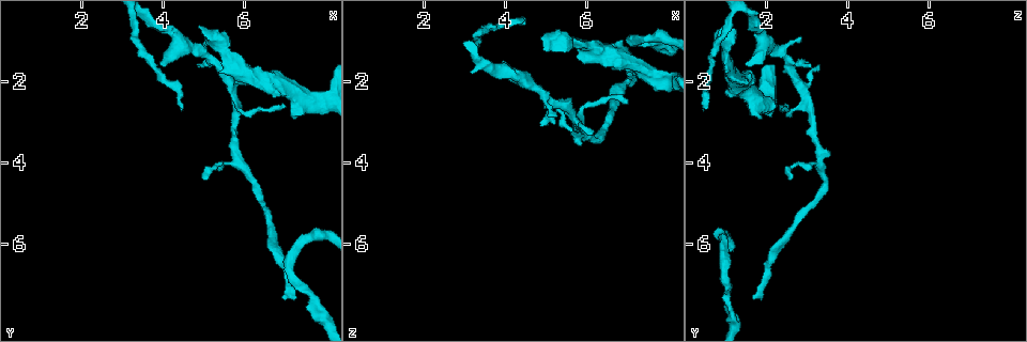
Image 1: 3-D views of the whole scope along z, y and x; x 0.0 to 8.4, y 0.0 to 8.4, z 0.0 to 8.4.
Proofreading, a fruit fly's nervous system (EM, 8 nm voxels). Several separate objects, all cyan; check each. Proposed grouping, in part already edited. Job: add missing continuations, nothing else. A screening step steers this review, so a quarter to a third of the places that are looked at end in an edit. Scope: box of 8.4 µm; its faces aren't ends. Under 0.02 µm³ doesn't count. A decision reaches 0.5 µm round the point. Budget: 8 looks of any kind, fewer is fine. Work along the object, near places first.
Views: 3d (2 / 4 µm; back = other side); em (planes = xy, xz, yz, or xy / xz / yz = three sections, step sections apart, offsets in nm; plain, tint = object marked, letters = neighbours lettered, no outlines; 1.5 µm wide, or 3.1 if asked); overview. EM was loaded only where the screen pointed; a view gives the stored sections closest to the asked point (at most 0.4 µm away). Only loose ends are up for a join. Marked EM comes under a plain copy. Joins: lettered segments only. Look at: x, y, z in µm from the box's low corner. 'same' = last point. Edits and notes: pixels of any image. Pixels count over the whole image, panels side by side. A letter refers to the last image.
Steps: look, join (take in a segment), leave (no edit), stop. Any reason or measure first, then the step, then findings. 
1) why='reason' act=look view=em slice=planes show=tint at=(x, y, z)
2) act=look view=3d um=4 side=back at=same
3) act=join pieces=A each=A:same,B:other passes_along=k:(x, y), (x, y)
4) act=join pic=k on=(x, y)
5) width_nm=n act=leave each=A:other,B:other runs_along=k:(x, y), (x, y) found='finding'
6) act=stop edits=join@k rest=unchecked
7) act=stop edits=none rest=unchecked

why='free end' act=look view=3d um=2 at=(3.95, 1.55, 1.50)

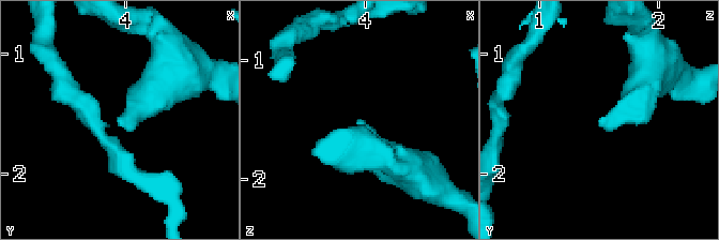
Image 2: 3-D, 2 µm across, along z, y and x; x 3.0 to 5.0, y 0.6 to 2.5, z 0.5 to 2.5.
act=look view=em slice=xz step=8 show=letters at=(3.94, 1.62, 1.52)

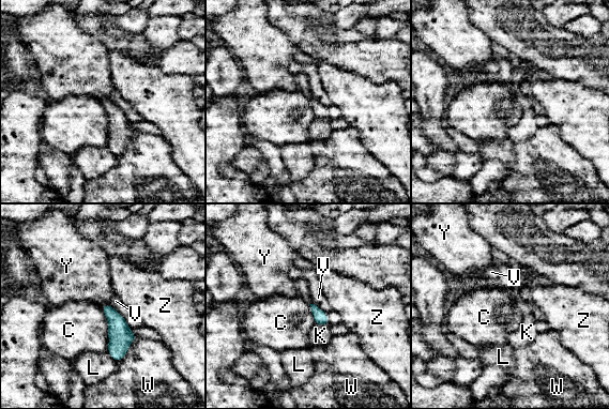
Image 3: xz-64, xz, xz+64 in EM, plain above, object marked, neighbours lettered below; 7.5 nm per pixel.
act=look view=em slice=planes show=letters at=same

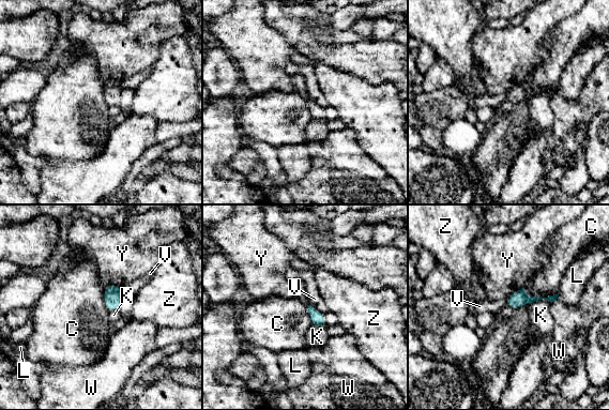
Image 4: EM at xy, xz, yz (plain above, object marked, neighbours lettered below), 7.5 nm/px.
longest_contact=C:260nm act=leave each=C:other,K:other,L:other,V:other,W:other,Y:other,Z:other found='no lettered segment goes on from it'

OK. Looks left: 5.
why='free end' act=look view=3d um=4 at=(6.95, 2.60, 2.50)

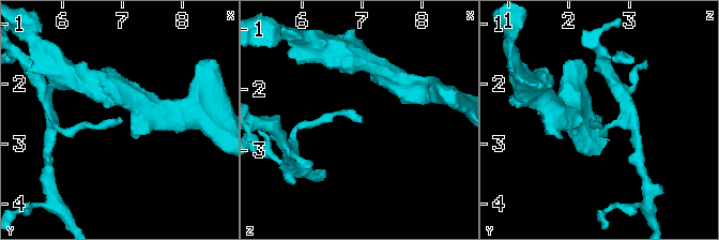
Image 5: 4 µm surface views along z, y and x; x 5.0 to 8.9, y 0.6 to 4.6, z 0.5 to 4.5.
why='now the EM' act=look view=em slice=xz step=4 show=letters at=(6.95, 2.55, 2.55)

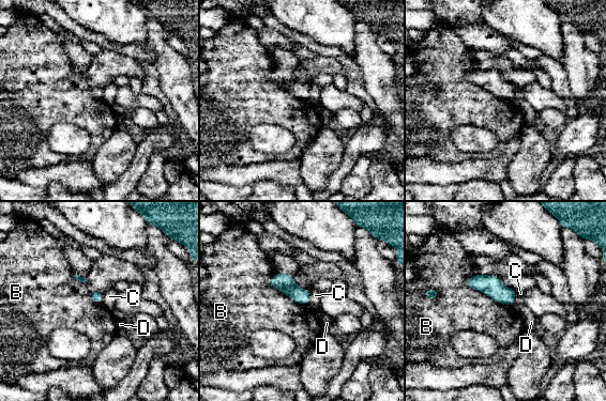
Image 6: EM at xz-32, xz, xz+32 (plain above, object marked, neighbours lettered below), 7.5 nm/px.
act=leave each=B:other,C:other,D:other border=6:(465, 280), (468, 287), (513, 306) found='no lettered segment goes on from it'

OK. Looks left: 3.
why='free end' act=look view=3d um=4 at=(5.25, 0.95, 2.85)

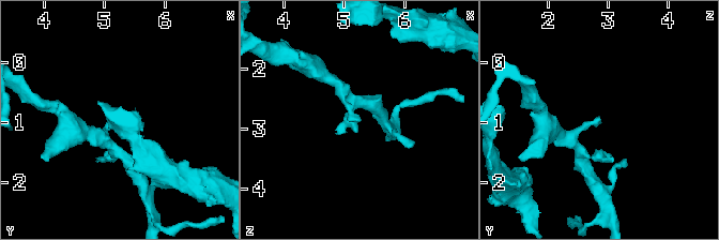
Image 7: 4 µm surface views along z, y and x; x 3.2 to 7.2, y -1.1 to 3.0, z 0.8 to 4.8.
why='need the tissue' act=look view=em slice=planes show=letters at=(5.25, 0.95, 2.90)

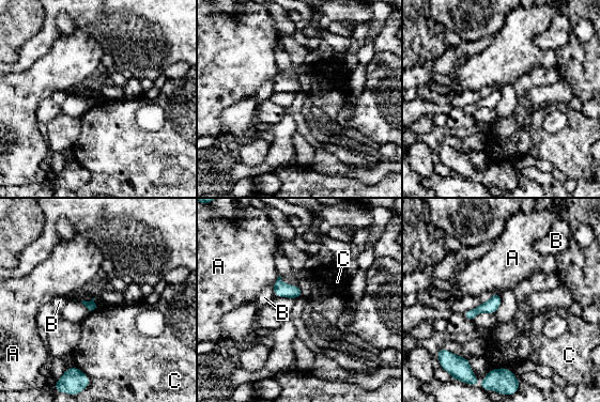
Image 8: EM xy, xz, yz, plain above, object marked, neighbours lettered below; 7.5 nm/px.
longest_contact=C:140nm act=leave each=A:other,B:other,C:other runs_along=8:(497, 296), (487, 307), (466, 314) found='none of them fits'

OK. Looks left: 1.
act=stop edits=none rest=unchecked

